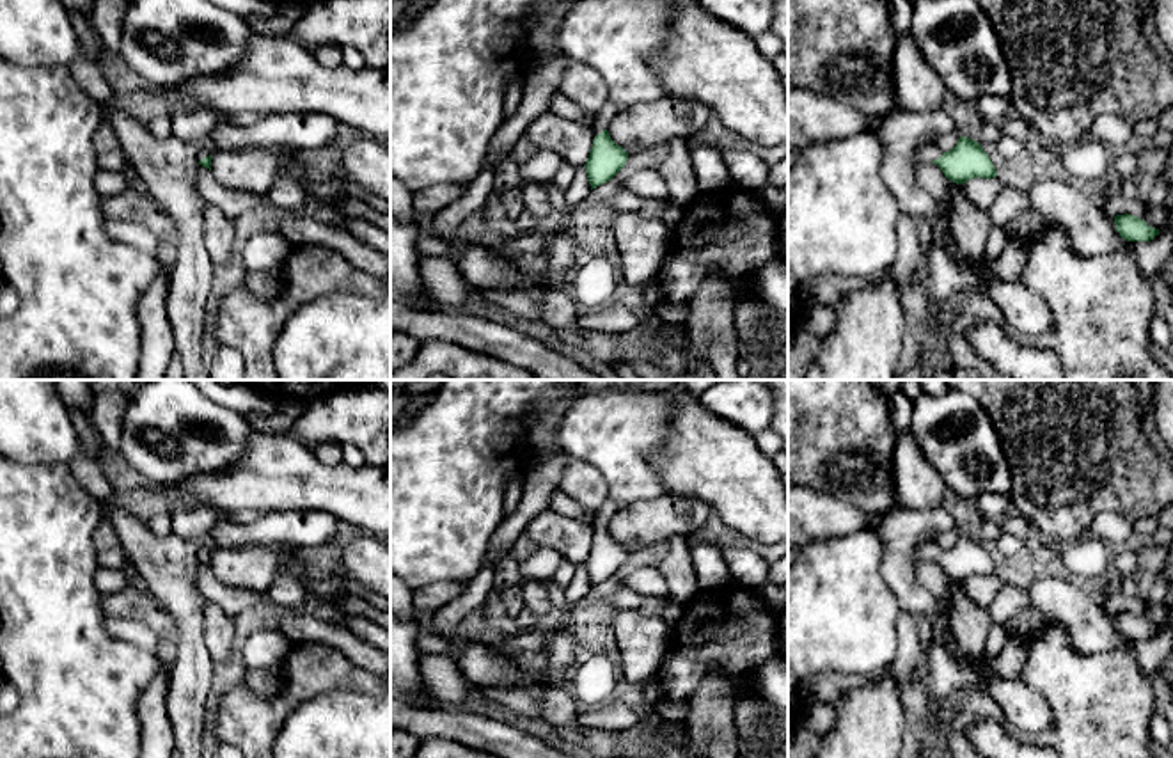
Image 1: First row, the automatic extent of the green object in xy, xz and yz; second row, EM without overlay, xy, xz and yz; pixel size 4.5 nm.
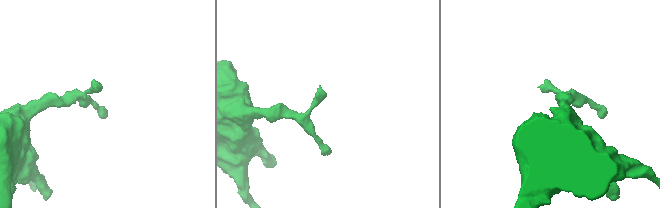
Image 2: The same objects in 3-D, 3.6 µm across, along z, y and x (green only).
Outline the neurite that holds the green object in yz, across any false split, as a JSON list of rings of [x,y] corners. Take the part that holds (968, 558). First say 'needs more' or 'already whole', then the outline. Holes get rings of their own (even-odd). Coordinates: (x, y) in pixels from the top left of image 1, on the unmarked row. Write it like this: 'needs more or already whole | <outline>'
needs more | [[[960,534],[957,543],[948,550],[941,550],[935,541],[925,543],[916,550],[912,561],[914,565],[919,561],[935,561],[957,582],[964,582],[974,575],[990,577],[997,573],[983,545],[967,534]]]

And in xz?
needs more | [[[609,497],[598,509],[594,522],[594,538],[586,559],[586,572],[591,588],[610,579],[626,561],[628,550],[618,543],[609,533],[609,522],[619,511],[618,504]]]

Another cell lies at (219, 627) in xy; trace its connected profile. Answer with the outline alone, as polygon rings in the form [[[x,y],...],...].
[[[213,602],[204,607],[204,643],[215,664],[227,662],[234,646],[234,618]]]

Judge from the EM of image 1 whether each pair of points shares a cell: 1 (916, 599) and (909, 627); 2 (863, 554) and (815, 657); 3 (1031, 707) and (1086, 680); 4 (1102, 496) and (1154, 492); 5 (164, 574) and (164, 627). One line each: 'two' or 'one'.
1: two
2: one
3: two
4: one
5: two

